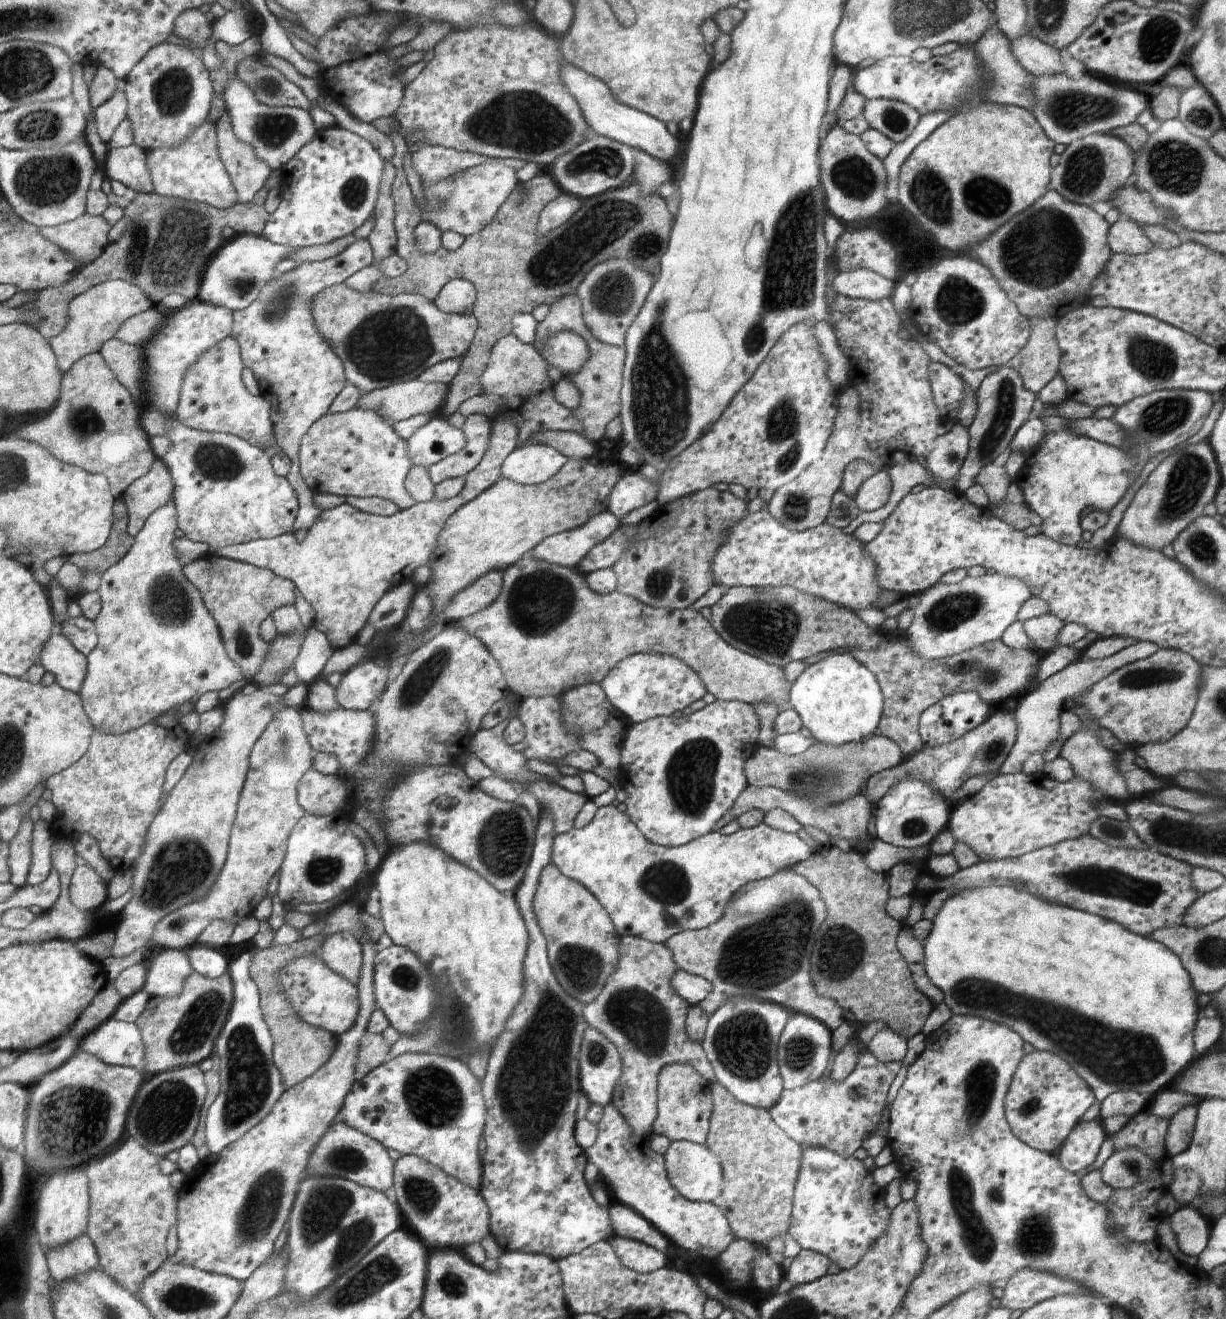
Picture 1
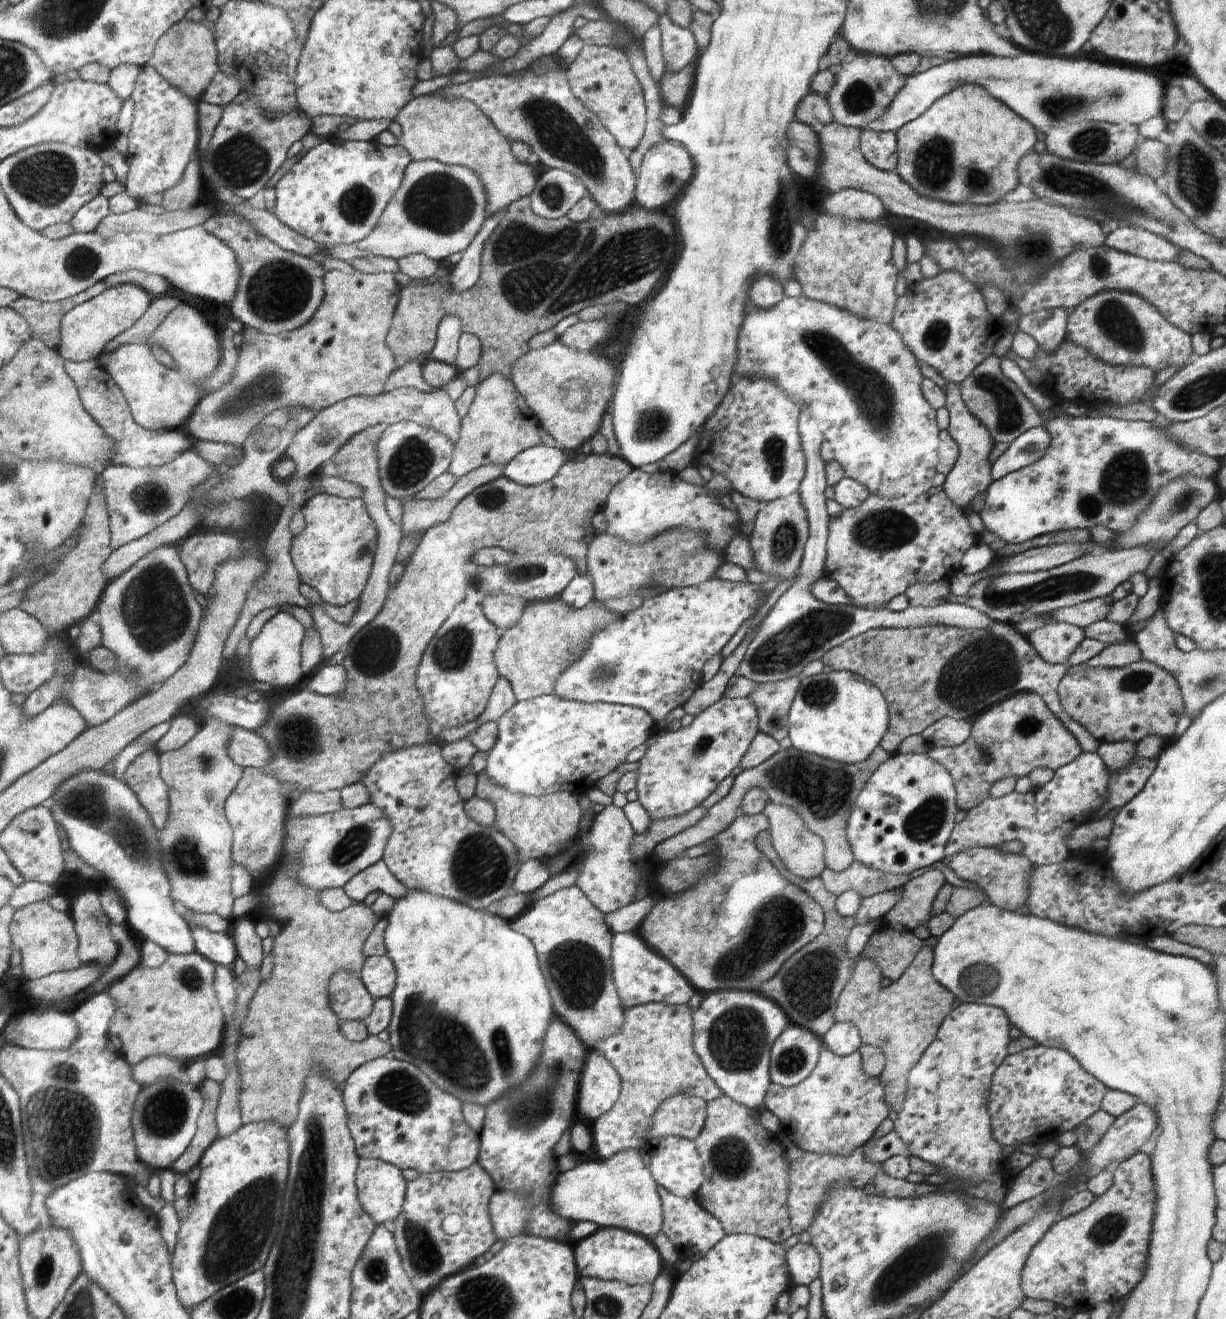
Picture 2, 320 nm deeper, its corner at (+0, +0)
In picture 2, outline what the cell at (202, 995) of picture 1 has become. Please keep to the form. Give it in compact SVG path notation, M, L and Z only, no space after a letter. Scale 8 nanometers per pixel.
M200 953L171 954L160 968L153 969L142 962L109 988L108 992L117 1000L117 1013L111 1022L110 1032L123 1040L123 1055L132 1066L154 1055L170 1055L185 1062L206 1056L220 1046L225 1020L221 1004L217 1001L216 987L213 986L213 964Z

